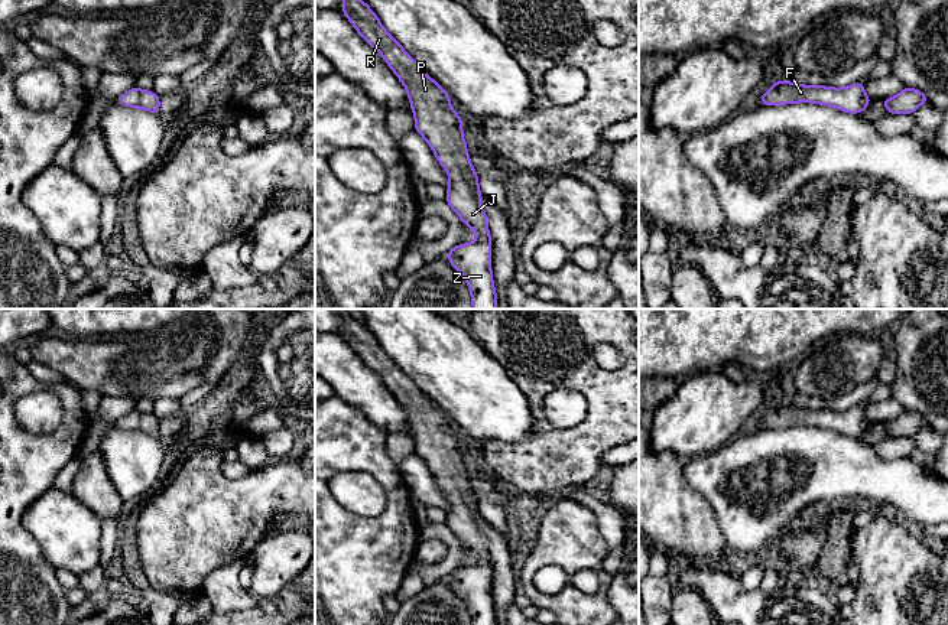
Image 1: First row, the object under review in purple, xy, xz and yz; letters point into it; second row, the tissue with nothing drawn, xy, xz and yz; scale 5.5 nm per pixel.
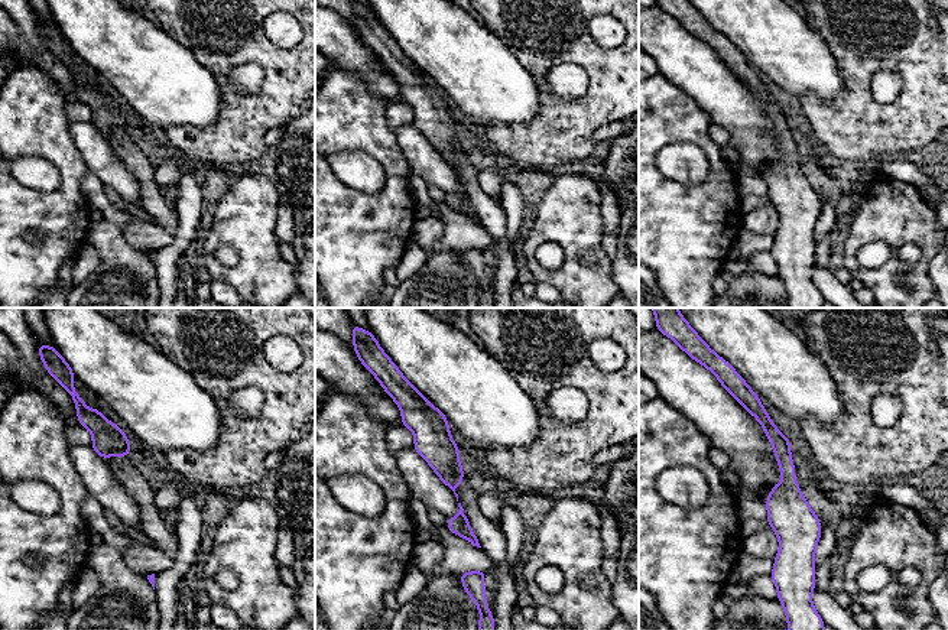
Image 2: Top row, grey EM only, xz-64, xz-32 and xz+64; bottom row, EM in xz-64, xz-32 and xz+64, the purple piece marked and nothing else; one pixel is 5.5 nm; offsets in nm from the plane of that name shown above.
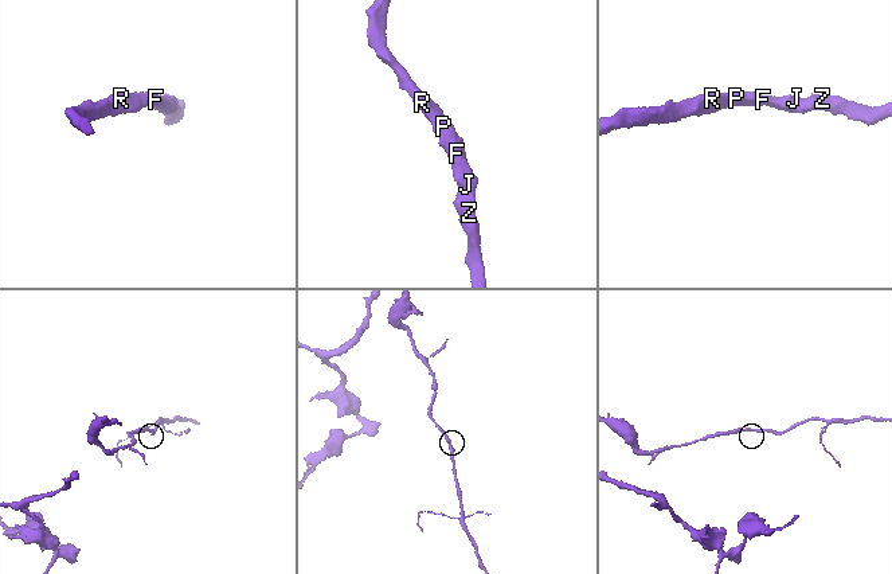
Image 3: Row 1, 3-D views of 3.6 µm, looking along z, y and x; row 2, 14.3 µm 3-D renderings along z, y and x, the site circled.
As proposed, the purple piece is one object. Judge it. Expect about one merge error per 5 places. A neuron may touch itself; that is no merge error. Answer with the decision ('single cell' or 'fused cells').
single cell

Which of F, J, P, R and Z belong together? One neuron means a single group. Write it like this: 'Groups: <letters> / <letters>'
Groups: F J P R Z

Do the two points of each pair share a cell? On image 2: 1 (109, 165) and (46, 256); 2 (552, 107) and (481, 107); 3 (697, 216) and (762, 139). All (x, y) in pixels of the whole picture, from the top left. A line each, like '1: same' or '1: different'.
1: different
2: different
3: different

